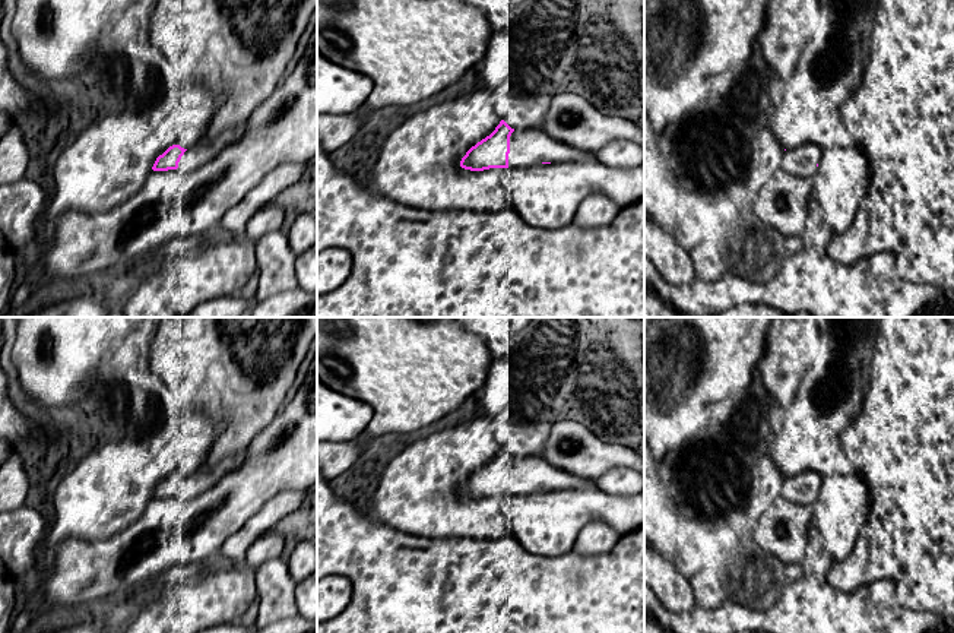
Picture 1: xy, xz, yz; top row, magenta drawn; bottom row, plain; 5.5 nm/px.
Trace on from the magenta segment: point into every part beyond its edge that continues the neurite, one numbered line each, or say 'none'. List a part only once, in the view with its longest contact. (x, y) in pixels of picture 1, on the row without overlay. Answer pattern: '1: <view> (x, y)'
1: xz (532, 474)

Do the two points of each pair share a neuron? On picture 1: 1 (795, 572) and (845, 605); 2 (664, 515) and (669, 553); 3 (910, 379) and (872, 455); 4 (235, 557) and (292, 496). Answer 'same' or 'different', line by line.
1: different
2: same
3: same
4: same

